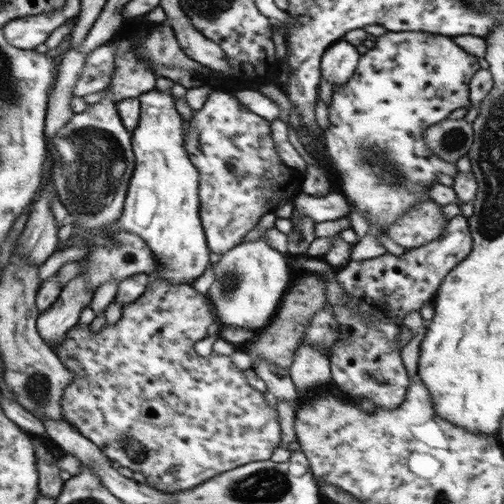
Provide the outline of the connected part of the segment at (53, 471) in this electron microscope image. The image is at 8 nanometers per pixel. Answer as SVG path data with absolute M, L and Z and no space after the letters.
M35 438L35 452L38 452L36 468L38 468L39 492L44 496L56 498L62 490L63 481L56 460L44 447L43 441Z

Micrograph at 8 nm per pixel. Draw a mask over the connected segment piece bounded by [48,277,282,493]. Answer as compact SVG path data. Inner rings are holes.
M154 277L144 292L134 301L124 306L120 320L116 324L105 324L98 334L93 334L90 324L78 323L68 331L68 335L60 343L50 343L48 348L58 356L58 360L64 364L68 372L74 374L74 379L64 389L64 395L60 399L62 416L82 436L91 440L108 458L118 467L130 468L134 473L140 472L146 477L146 482L162 492L173 493L194 488L222 472L228 472L238 466L268 460L274 449L278 448L280 442L280 423L278 423L278 412L269 407L264 399L263 393L248 385L244 371L239 370L232 362L231 356L219 356L210 354L207 358L198 356L194 345L196 342L208 337L208 327L216 321L214 310L206 295L198 293L190 284L174 284L169 280Z

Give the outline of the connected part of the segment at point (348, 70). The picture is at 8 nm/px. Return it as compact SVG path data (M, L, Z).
M345 39L332 43L321 58L321 78L334 86L346 84L354 74L359 56L356 46Z

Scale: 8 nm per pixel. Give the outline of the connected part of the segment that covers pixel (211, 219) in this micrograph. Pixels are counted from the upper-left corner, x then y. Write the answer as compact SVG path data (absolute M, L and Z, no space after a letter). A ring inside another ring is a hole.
M215 88L210 89L204 106L195 110L191 119L183 120L184 148L199 174L199 217L212 252L222 254L232 250L265 214L276 211L282 200L292 201L301 190L303 174L288 166L278 154L270 124L238 102L232 91Z

